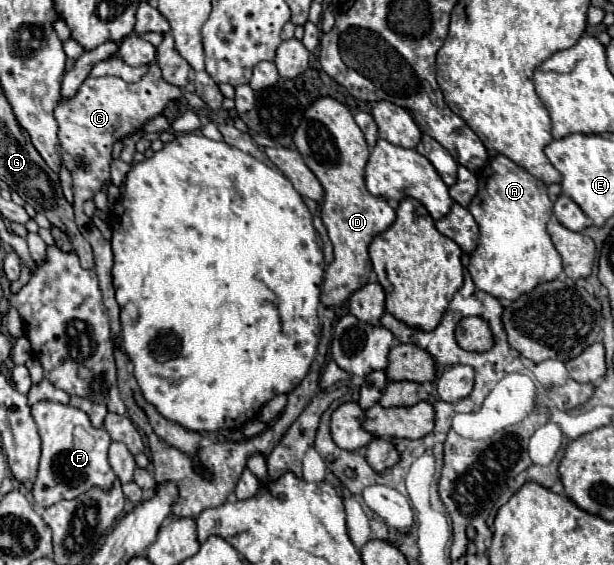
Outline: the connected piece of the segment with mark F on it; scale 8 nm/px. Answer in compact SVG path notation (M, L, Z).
M41 402L31 406L31 414L37 422L41 436L41 460L37 466L37 478L31 488L33 508L45 510L57 500L73 500L87 492L89 488L109 490L115 482L115 474L107 460L107 450L111 444L105 428L93 428L89 416L73 406L63 406L57 402Z

